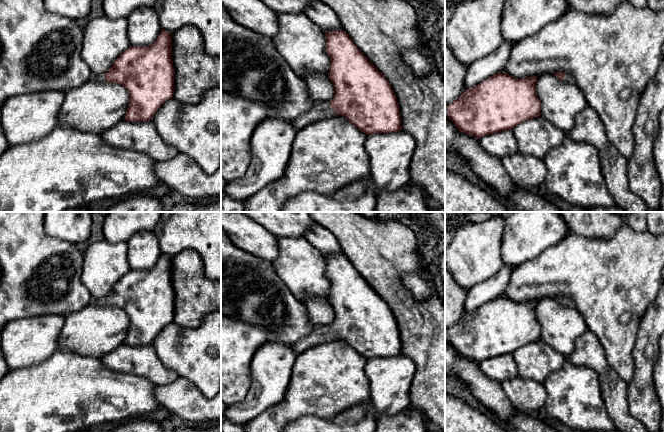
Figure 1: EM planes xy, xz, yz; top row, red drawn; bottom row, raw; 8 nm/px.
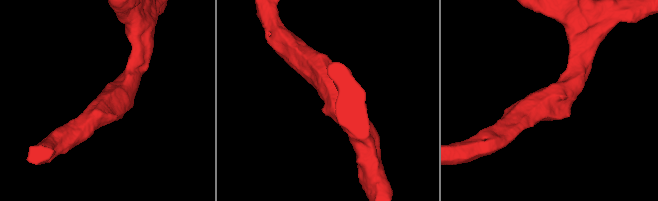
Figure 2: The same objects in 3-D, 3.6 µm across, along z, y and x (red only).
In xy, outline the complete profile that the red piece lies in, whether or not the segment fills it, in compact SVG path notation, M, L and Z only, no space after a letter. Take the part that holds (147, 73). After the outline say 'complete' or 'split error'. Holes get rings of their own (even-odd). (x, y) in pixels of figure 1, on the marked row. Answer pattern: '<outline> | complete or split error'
M162 29L152 45L130 46L104 74L91 80L119 83L129 93L124 120L152 120L157 110L174 94L171 33Z | split error

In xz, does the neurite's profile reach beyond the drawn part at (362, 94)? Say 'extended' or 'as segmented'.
extended

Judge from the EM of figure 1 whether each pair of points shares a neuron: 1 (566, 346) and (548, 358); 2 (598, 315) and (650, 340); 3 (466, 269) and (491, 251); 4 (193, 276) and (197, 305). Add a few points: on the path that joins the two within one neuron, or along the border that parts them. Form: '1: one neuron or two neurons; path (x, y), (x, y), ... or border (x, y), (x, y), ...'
1: two neurons; border (541, 339), (567, 358)
2: two neurons; border (646, 311), (638, 327), (632, 356)
3: one neuron; path (472, 265), (485, 252)
4: one neuron; path (193, 283), (195, 298)

